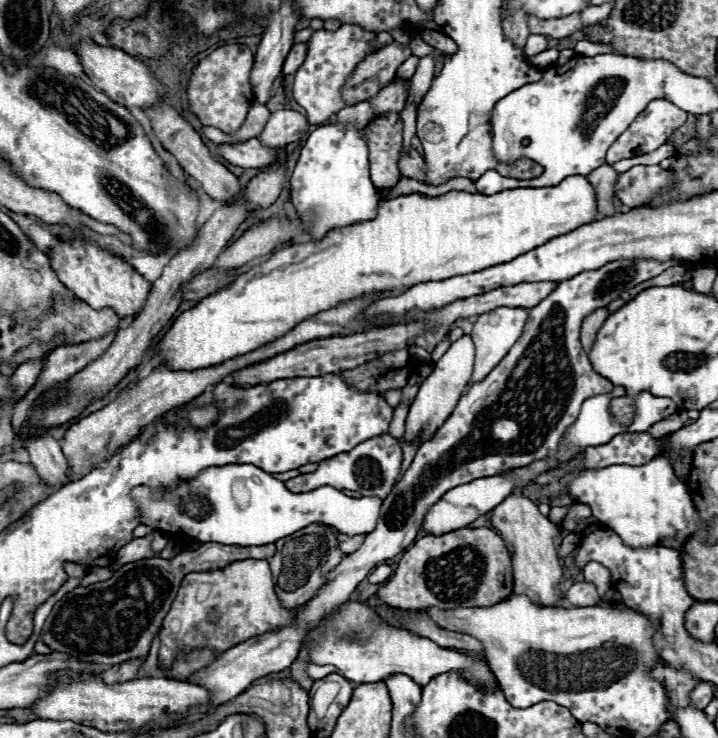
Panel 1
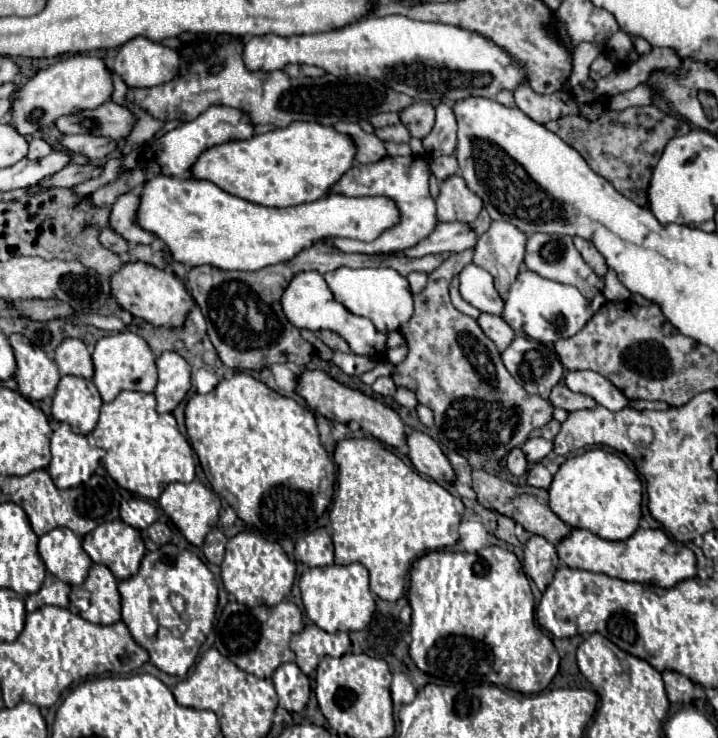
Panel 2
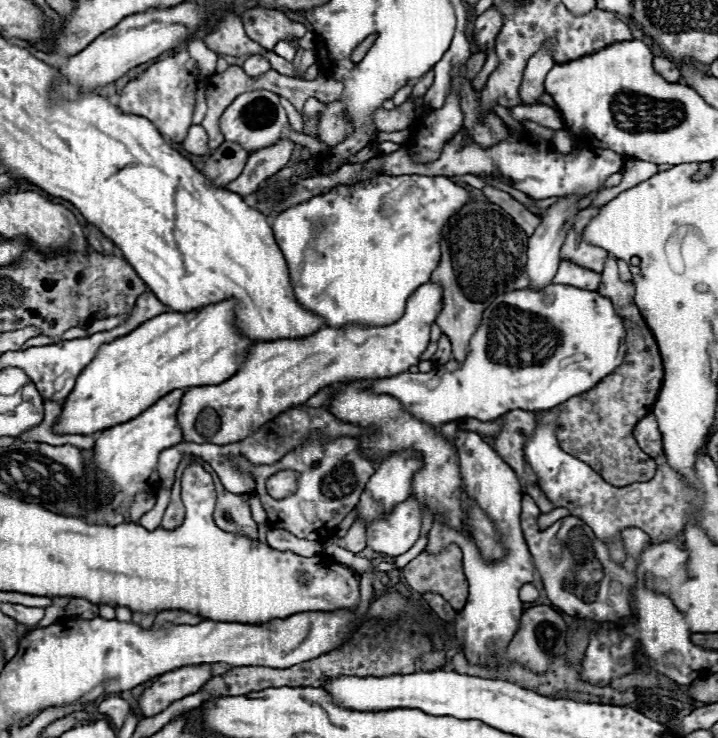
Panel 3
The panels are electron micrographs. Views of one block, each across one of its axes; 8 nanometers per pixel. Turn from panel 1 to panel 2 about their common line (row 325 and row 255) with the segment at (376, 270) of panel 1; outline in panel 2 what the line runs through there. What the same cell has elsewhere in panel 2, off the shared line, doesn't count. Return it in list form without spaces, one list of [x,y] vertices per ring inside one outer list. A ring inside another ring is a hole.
[[[162,174],[156,178],[150,178],[144,184],[140,198],[142,202],[140,202],[136,222],[144,230],[154,232],[160,240],[164,240],[176,262],[182,262],[188,266],[210,264],[220,270],[248,270],[248,272],[260,270],[266,266],[288,262],[302,250],[310,248],[312,244],[328,242],[334,238],[358,238],[358,240],[372,242],[382,232],[394,228],[400,222],[400,210],[396,202],[388,196],[350,198],[344,194],[328,194],[308,204],[298,204],[290,208],[266,208],[260,204],[252,204],[248,200],[242,200],[238,196],[232,196],[208,180],[194,180],[194,178],[180,180],[180,178],[168,178]]]

